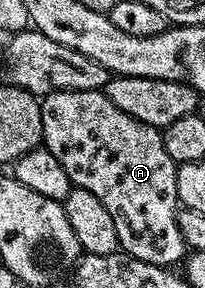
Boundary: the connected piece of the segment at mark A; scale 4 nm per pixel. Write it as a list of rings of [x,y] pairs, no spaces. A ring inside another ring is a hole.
[[[53,90],[41,99],[41,145],[64,167],[74,186],[92,192],[100,204],[108,208],[116,224],[116,236],[121,253],[153,266],[174,268],[187,257],[188,247],[178,223],[178,189],[176,176],[179,163],[168,156],[159,127],[149,126],[128,112],[120,112],[102,90]]]

